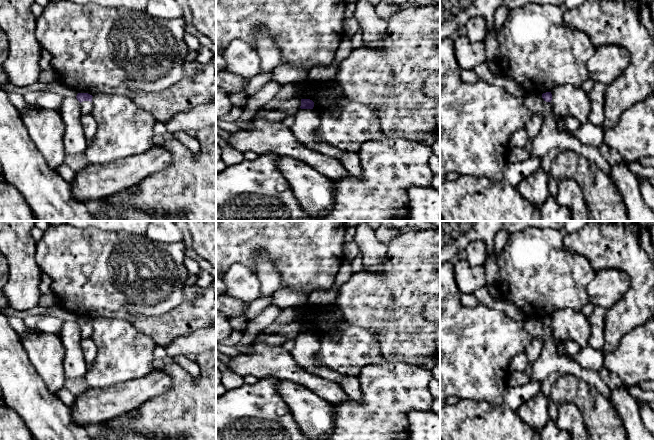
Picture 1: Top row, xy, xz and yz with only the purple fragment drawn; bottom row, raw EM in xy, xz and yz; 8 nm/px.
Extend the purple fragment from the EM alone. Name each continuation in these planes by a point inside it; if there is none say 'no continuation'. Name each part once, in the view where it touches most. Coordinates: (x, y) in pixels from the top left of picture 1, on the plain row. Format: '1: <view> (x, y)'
1: xz (306, 345)

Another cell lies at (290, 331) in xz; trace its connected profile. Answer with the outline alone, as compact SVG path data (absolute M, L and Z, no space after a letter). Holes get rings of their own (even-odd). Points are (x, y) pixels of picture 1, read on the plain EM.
M293 321L285 324L278 331L273 332L275 335L283 336L287 340L295 340L301 330L301 323Z

